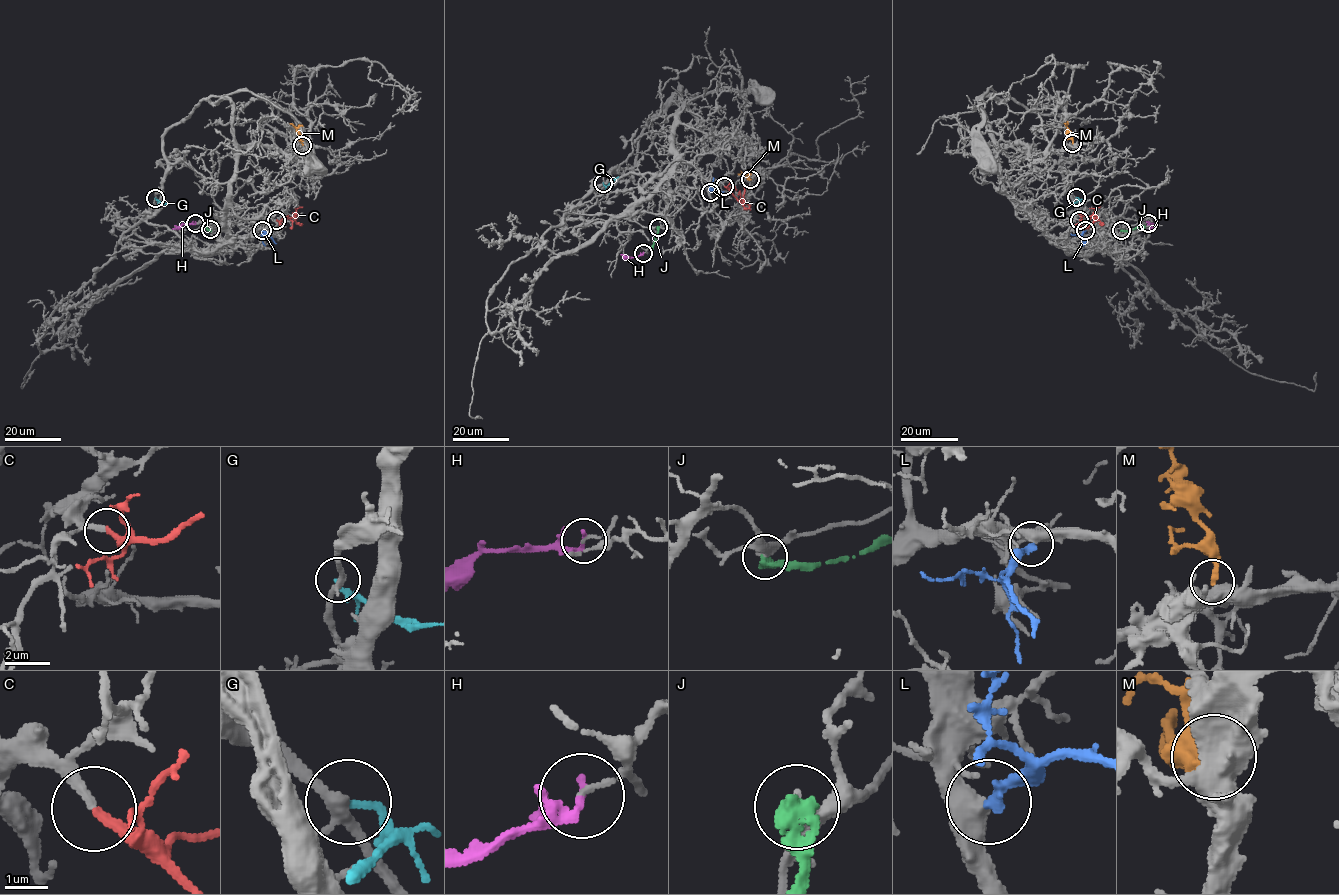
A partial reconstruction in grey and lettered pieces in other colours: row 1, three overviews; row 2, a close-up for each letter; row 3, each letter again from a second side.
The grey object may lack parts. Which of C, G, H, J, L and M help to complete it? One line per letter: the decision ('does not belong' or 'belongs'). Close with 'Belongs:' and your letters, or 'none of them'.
C: belongs
G: does not belong
H: does not belong
J: does not belong
L: belongs
M: does not belong
Belongs: C, L

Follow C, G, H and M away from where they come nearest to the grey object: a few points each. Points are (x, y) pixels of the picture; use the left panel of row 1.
C: (276, 220), (284, 221), (297, 214)
G: (155, 198), (170, 202)
H: (195, 223), (172, 228)
M: (302, 145), (296, 128), (290, 123)

